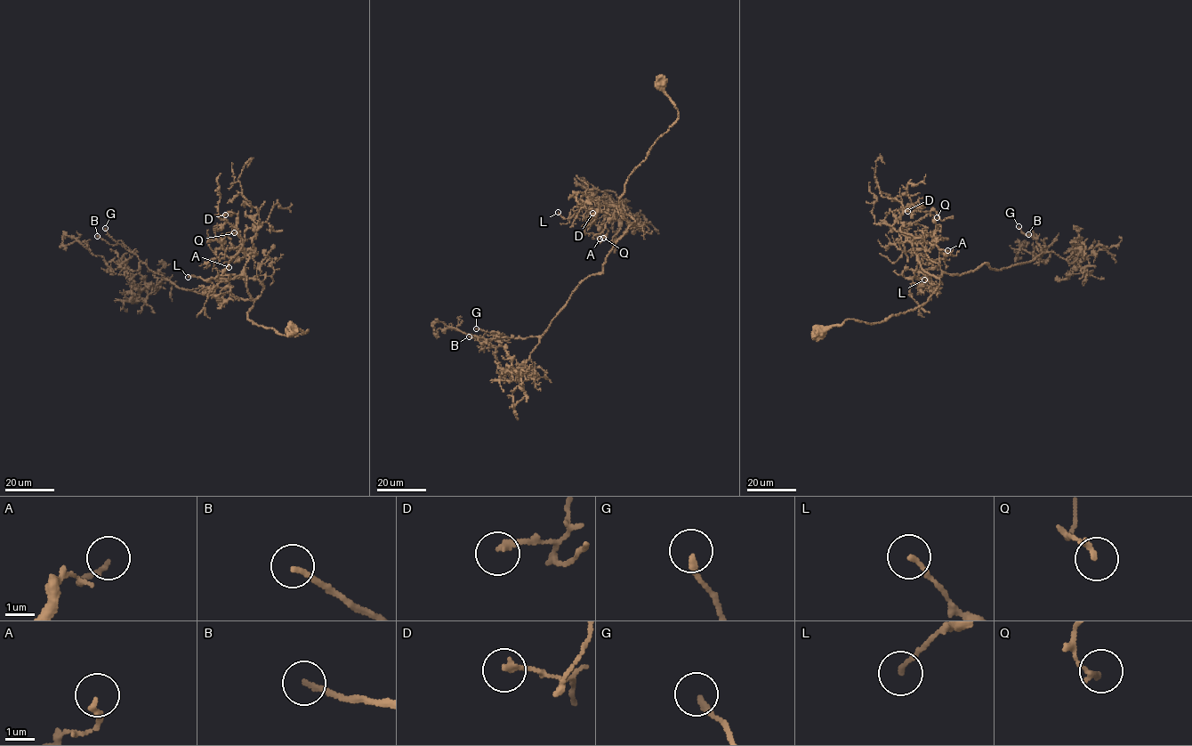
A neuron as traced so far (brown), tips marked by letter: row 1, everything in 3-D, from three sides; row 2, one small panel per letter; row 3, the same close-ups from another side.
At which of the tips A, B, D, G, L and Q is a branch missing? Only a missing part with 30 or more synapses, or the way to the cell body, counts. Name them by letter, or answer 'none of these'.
B

